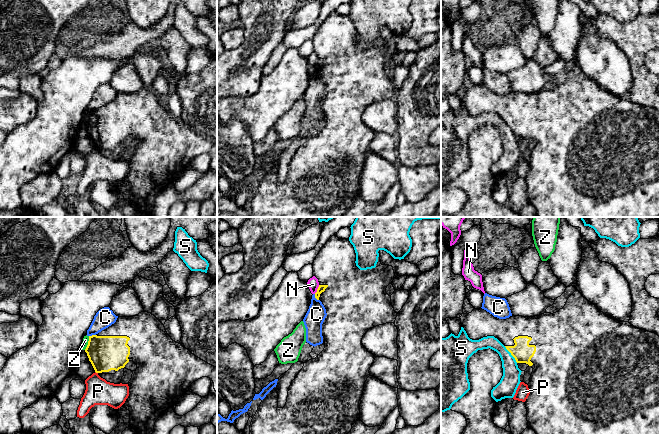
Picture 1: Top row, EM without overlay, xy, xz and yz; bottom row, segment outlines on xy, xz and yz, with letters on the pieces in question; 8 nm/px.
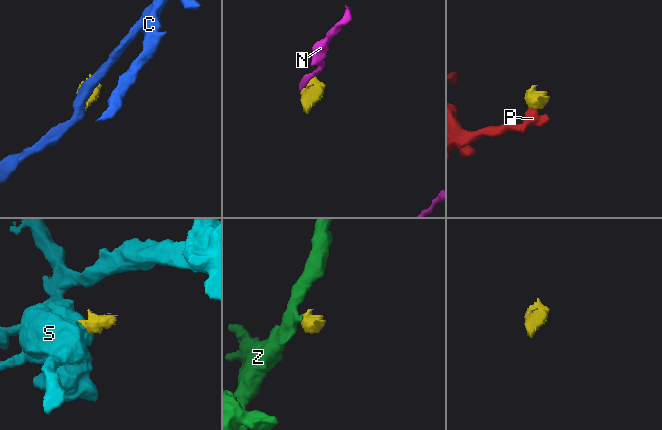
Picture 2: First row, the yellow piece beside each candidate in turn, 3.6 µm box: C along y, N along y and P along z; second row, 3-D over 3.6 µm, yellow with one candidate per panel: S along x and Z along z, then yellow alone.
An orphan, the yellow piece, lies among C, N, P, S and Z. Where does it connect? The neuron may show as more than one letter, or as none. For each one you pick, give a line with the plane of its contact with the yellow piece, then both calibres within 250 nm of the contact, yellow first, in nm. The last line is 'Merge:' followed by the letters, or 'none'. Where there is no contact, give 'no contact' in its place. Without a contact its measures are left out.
Merge: none

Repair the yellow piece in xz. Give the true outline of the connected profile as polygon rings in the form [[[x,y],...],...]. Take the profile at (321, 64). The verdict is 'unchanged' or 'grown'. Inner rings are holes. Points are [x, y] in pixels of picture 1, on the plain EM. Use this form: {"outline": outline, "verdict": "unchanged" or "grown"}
{"outline": [[[336,11],[326,18],[316,32],[312,40],[313,52],[319,58],[315,74],[322,78],[327,89],[322,100],[325,124],[315,135],[304,139],[289,163],[287,178],[283,184],[278,183],[277,163],[266,171],[252,195],[250,217],[342,217],[351,207],[352,201],[360,196],[364,160],[370,152],[369,146],[376,134],[363,122],[362,114],[373,103],[395,99],[397,89],[386,64],[396,52],[392,42],[380,40],[372,45],[360,46],[355,37],[356,29],[349,15],[339,15]]], "verdict": "grown"}

